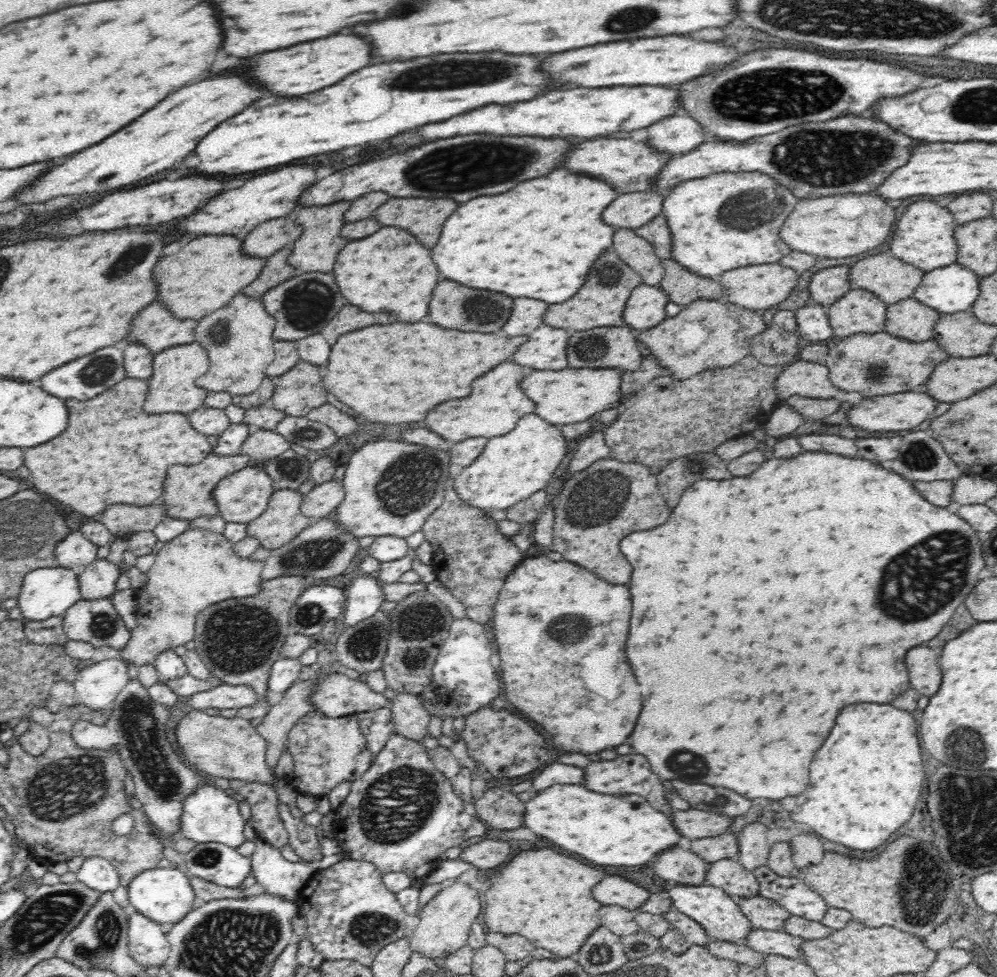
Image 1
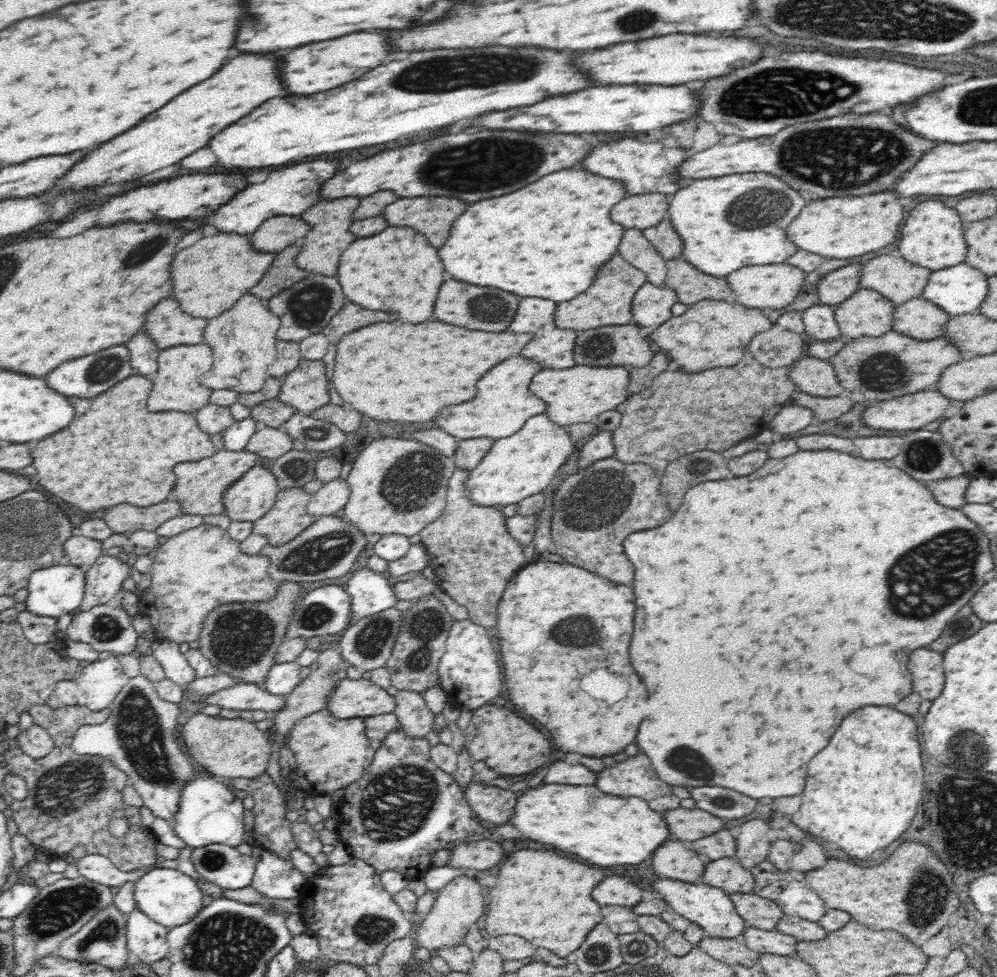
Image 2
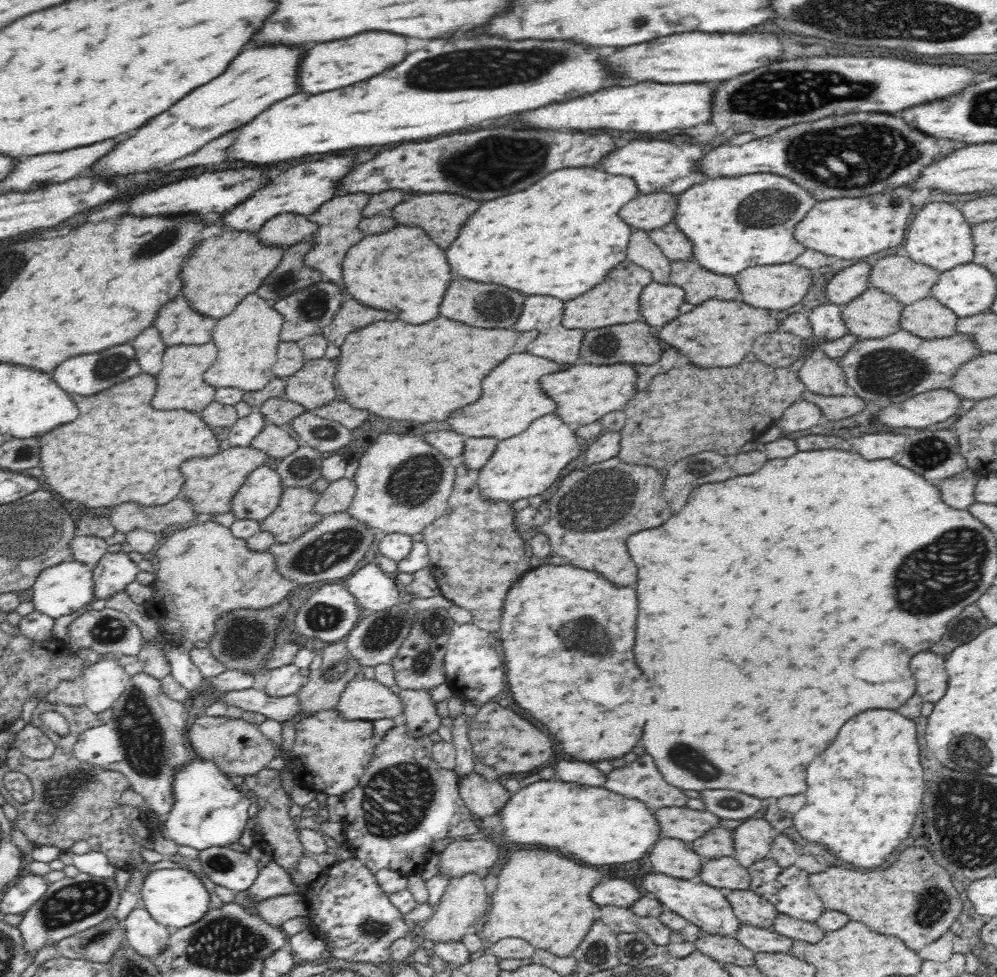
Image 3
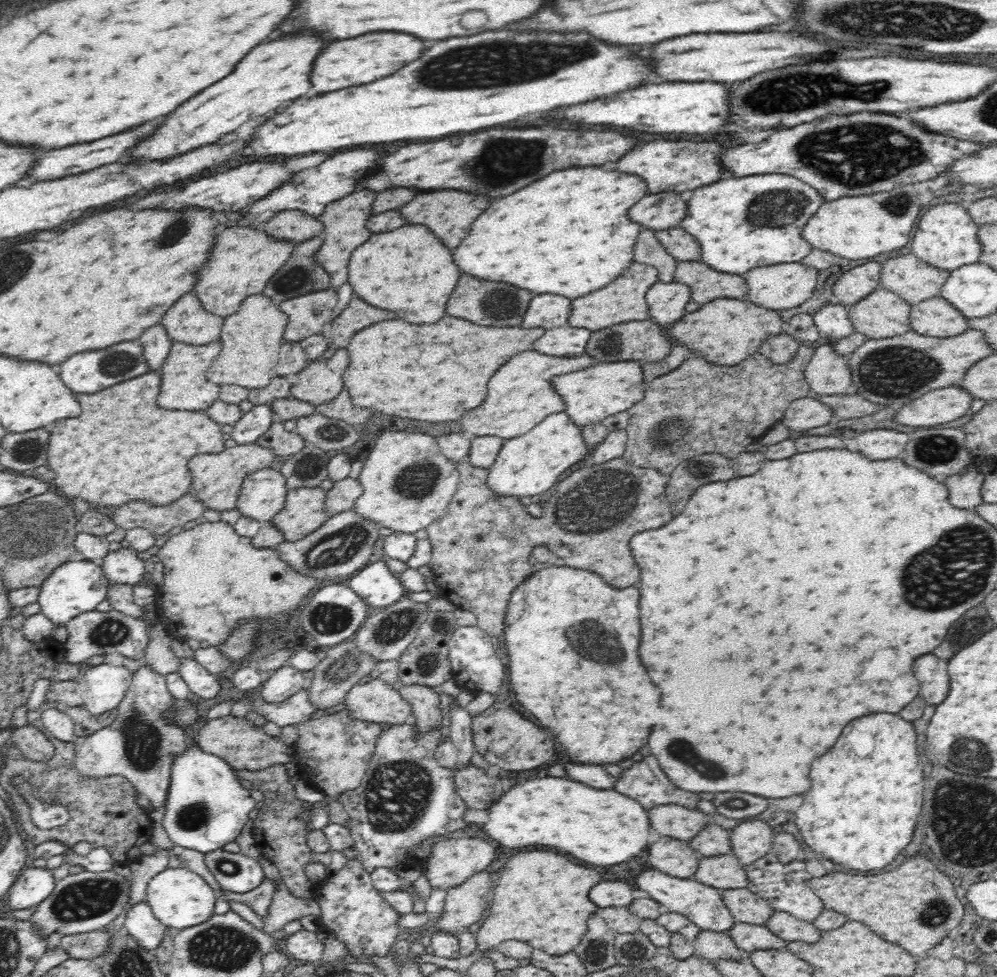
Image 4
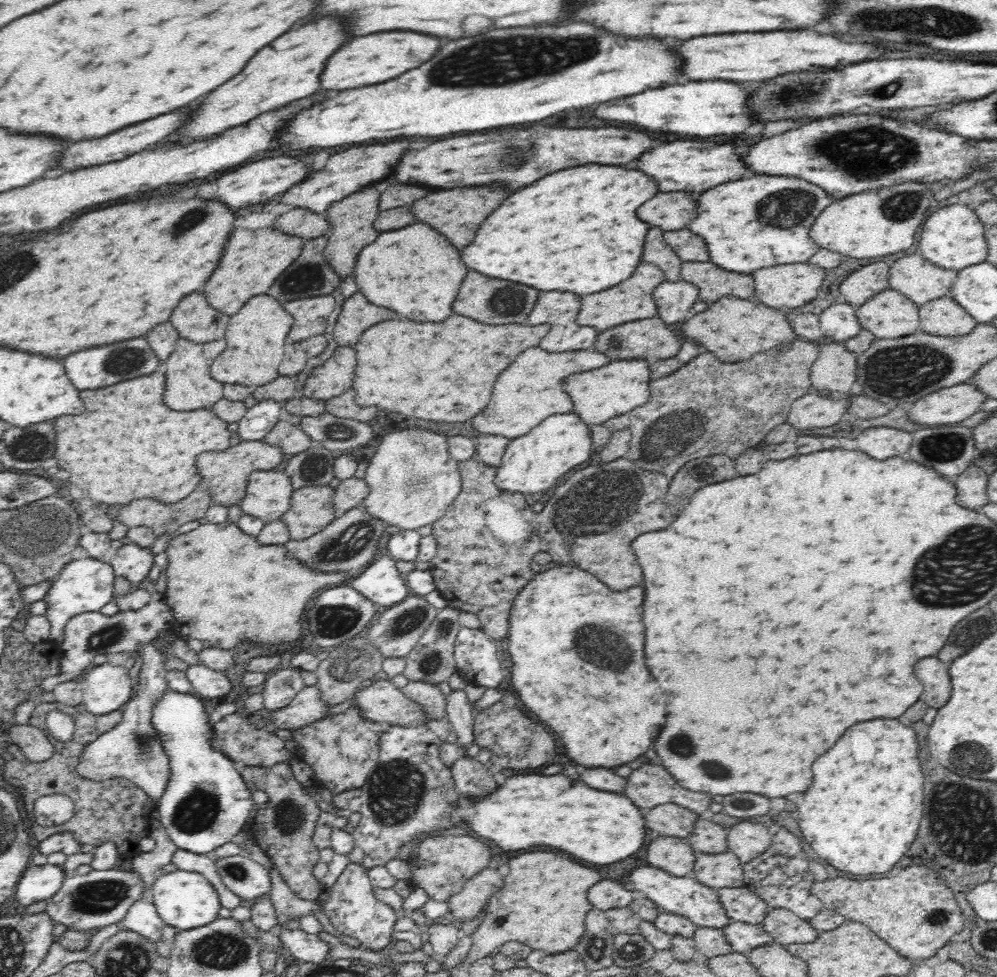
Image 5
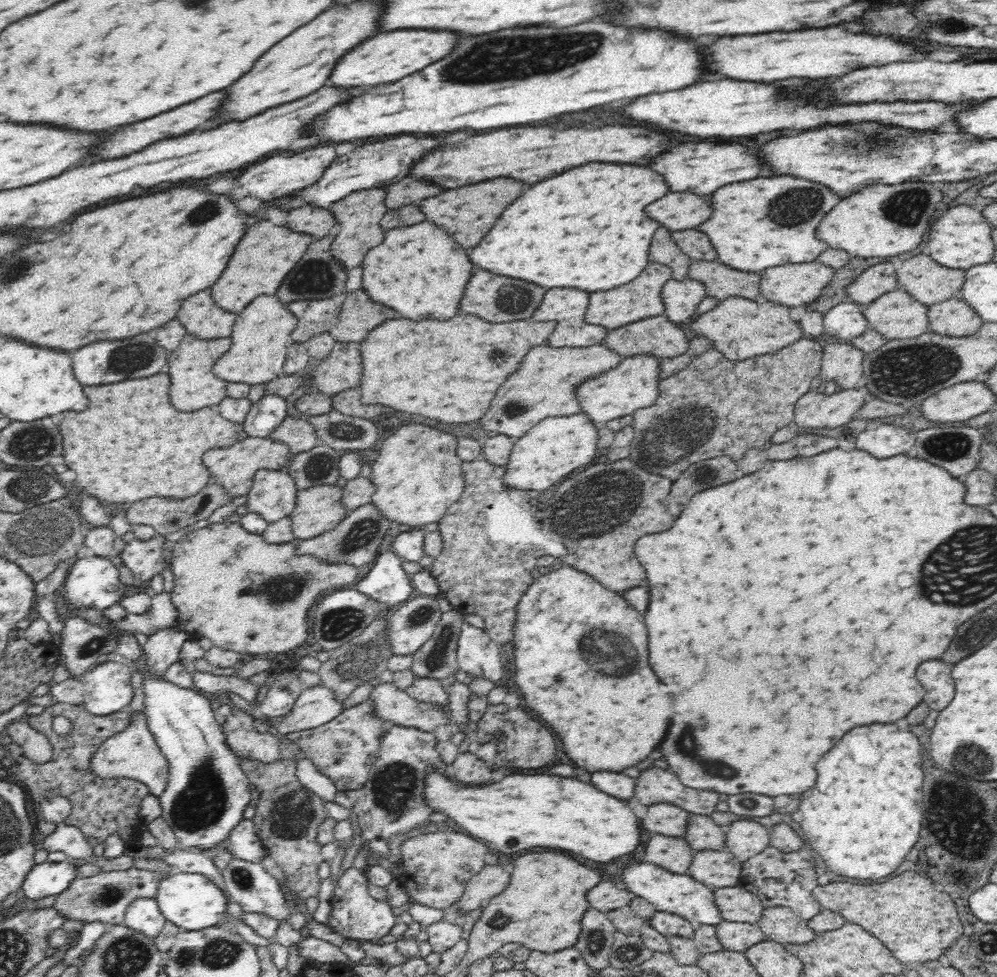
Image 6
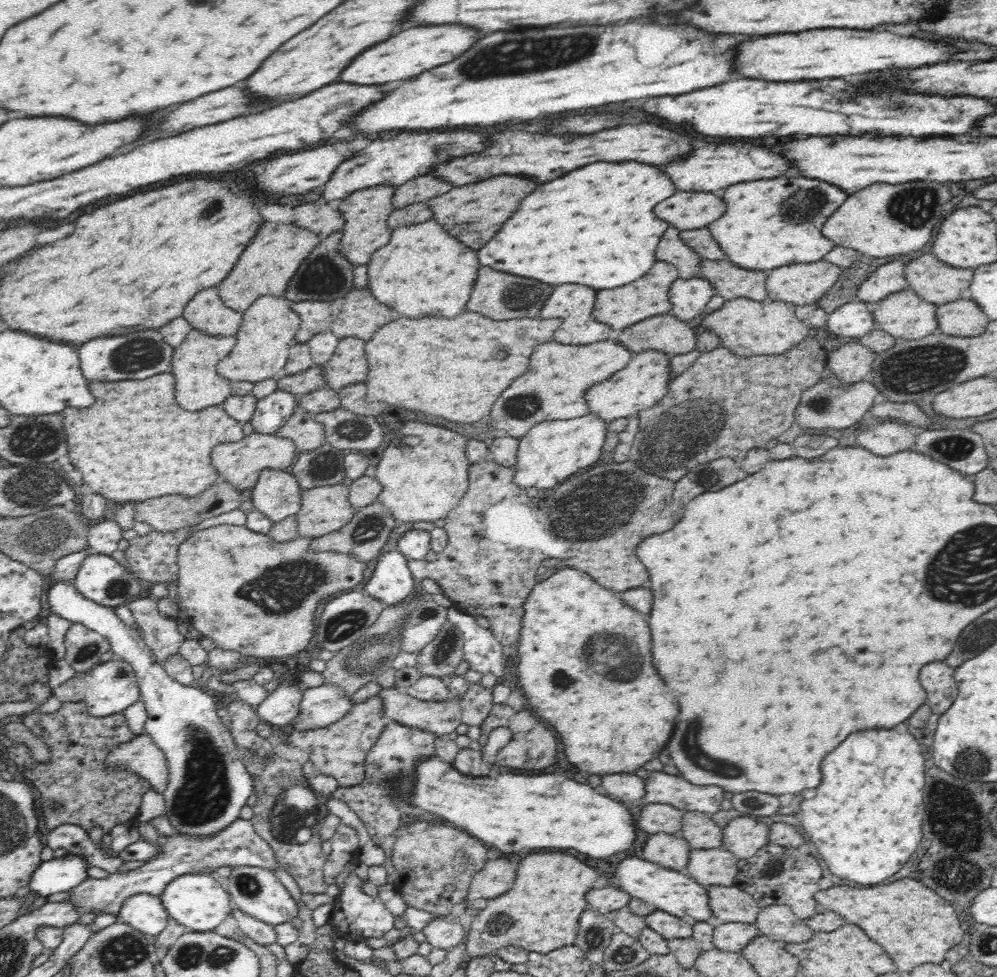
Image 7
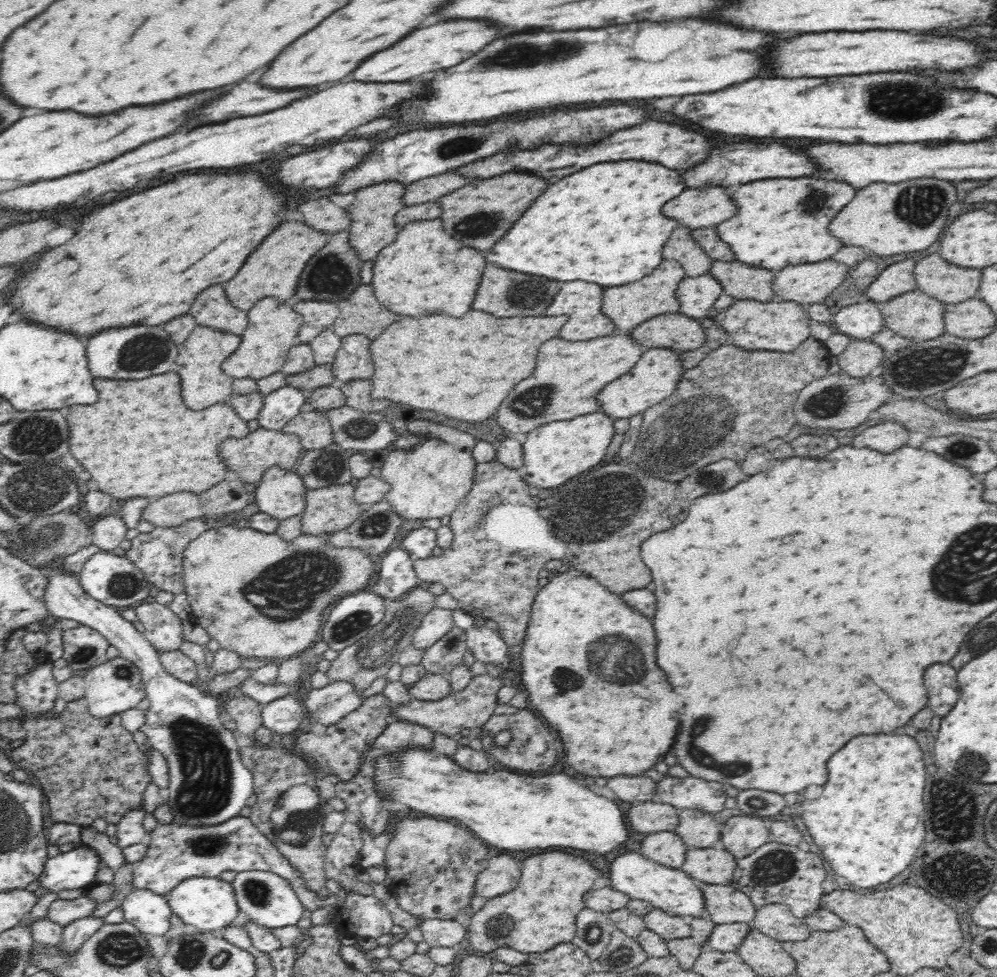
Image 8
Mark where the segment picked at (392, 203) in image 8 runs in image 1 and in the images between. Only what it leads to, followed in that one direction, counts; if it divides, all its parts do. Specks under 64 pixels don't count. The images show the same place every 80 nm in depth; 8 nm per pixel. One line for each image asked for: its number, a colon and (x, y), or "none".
1: (316, 249)
2: (330, 235)
3: (338, 220)
4: (345, 220)
5: (351, 219)
6: (358, 216)
7: (366, 211)

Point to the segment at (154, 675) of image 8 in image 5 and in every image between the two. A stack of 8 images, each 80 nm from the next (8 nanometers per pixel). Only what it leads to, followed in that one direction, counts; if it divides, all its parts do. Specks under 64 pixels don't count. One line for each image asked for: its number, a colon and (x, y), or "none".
5: (206, 802)
6: (207, 791)
7: (208, 785)

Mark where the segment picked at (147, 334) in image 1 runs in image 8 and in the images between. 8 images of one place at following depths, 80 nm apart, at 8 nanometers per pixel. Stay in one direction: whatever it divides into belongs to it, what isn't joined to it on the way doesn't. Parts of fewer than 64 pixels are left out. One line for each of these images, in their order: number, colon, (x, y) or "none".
2: (170, 327)
3: (178, 323)
4: (187, 321)
5: (194, 319)
6: (200, 316)
7: (205, 312)
8: (212, 308)

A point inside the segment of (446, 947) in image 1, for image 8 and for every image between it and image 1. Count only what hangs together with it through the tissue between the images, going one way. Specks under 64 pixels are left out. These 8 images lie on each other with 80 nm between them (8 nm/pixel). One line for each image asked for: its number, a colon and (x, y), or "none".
2: (459, 904)
3: (465, 901)
4: (465, 904)
5: (467, 903)
6: (491, 880)
7: (496, 877)
8: (501, 874)

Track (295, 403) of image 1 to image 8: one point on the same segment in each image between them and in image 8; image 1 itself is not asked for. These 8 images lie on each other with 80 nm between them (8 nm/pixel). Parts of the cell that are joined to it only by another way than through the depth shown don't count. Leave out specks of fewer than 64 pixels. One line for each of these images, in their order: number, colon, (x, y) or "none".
2: (306, 388)
3: (314, 385)
4: (321, 381)
5: (334, 377)
6: (342, 369)
7: (348, 365)
8: (354, 360)

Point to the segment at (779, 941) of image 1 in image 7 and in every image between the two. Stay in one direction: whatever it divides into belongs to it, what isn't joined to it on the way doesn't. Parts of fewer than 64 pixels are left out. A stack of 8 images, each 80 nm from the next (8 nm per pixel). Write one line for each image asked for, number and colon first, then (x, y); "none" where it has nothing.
2: (761, 941)
3: (756, 939)
4: (747, 937)
5: (742, 937)
6: (734, 936)
7: (731, 937)

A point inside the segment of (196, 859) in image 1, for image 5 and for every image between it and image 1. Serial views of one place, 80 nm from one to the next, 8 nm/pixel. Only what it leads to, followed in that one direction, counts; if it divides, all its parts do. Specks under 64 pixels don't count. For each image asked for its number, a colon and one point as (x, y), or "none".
2: (223, 865)
3: (237, 871)
4: (236, 872)
5: (243, 876)

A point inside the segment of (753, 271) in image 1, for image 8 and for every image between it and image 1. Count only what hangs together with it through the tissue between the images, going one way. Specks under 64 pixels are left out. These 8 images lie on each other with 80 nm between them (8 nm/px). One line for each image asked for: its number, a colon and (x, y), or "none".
2: (770, 287)
3: (774, 287)
4: (779, 287)
5: (789, 286)
6: (792, 285)
7: (799, 284)
8: (812, 283)

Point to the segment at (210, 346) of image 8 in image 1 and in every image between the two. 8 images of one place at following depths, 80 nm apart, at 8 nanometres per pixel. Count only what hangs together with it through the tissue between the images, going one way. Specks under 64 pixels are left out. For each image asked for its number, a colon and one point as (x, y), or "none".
1: (173, 388)
2: (176, 382)
3: (180, 384)
4: (184, 387)
5: (189, 386)
6: (194, 386)
7: (198, 384)

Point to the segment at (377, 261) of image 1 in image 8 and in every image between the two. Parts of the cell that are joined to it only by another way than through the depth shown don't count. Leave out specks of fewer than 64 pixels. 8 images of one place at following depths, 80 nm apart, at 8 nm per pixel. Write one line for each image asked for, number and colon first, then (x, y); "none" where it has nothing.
2: (397, 271)
3: (403, 271)
4: (409, 271)
5: (415, 271)
6: (421, 272)
7: (423, 272)
8: (427, 271)

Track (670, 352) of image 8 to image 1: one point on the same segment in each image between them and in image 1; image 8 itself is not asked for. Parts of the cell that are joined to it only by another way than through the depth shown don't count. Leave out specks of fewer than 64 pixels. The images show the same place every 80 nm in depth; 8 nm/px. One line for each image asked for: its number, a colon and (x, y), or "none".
1: (563, 396)
2: (577, 394)
3: (585, 392)
4: (594, 394)
5: (599, 395)
6: (634, 384)
7: (645, 381)

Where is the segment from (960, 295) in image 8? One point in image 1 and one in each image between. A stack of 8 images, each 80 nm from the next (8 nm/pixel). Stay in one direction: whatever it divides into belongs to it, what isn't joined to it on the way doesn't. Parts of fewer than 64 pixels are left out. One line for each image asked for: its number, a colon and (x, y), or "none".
1: (888, 277)
2: (898, 280)
3: (908, 281)
4: (914, 280)
5: (918, 279)
6: (930, 283)
7: (939, 283)

